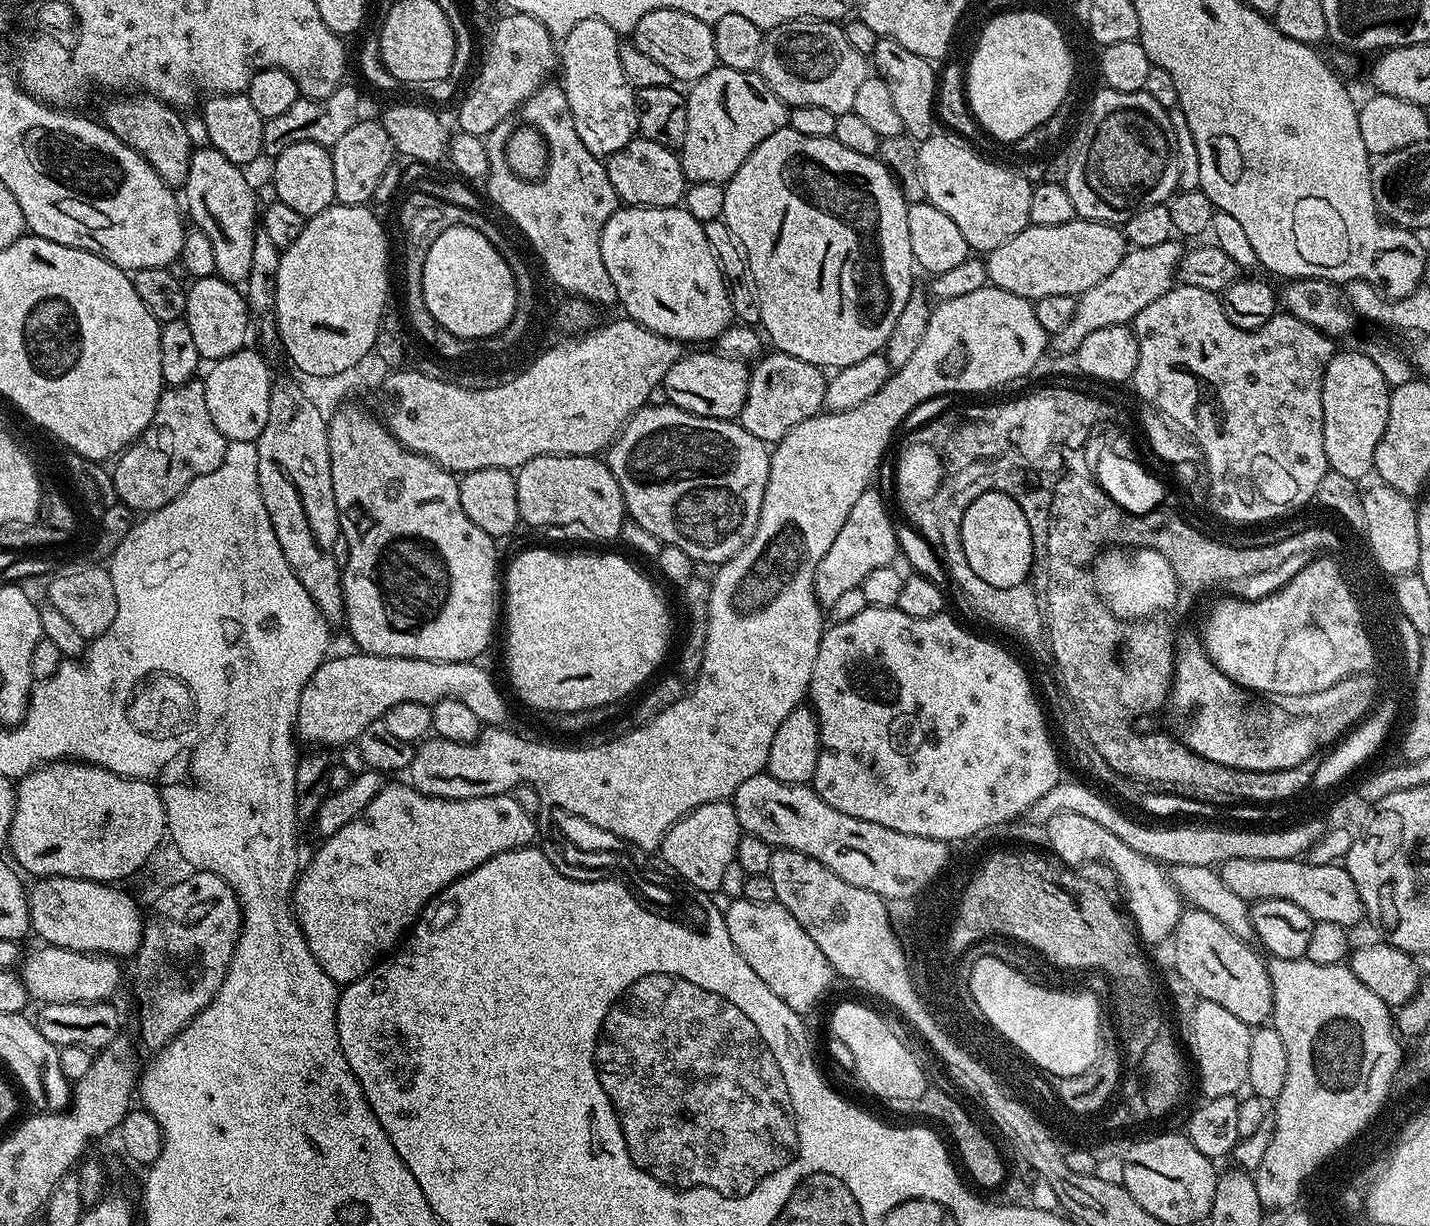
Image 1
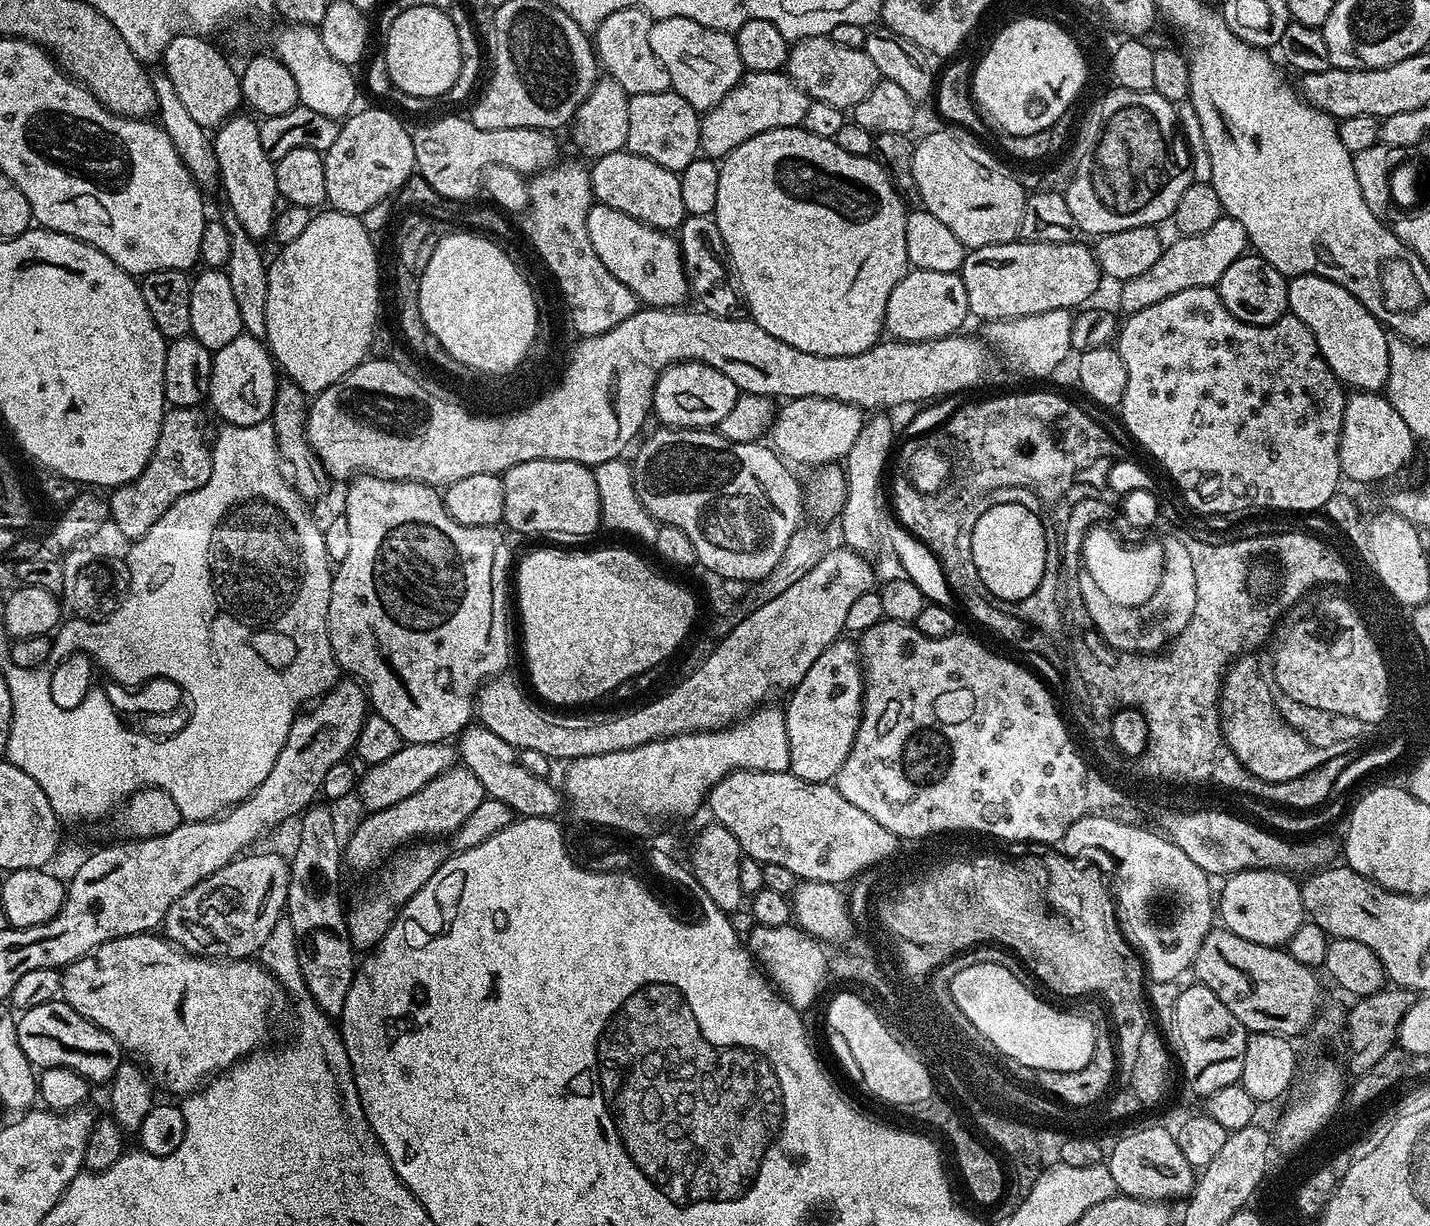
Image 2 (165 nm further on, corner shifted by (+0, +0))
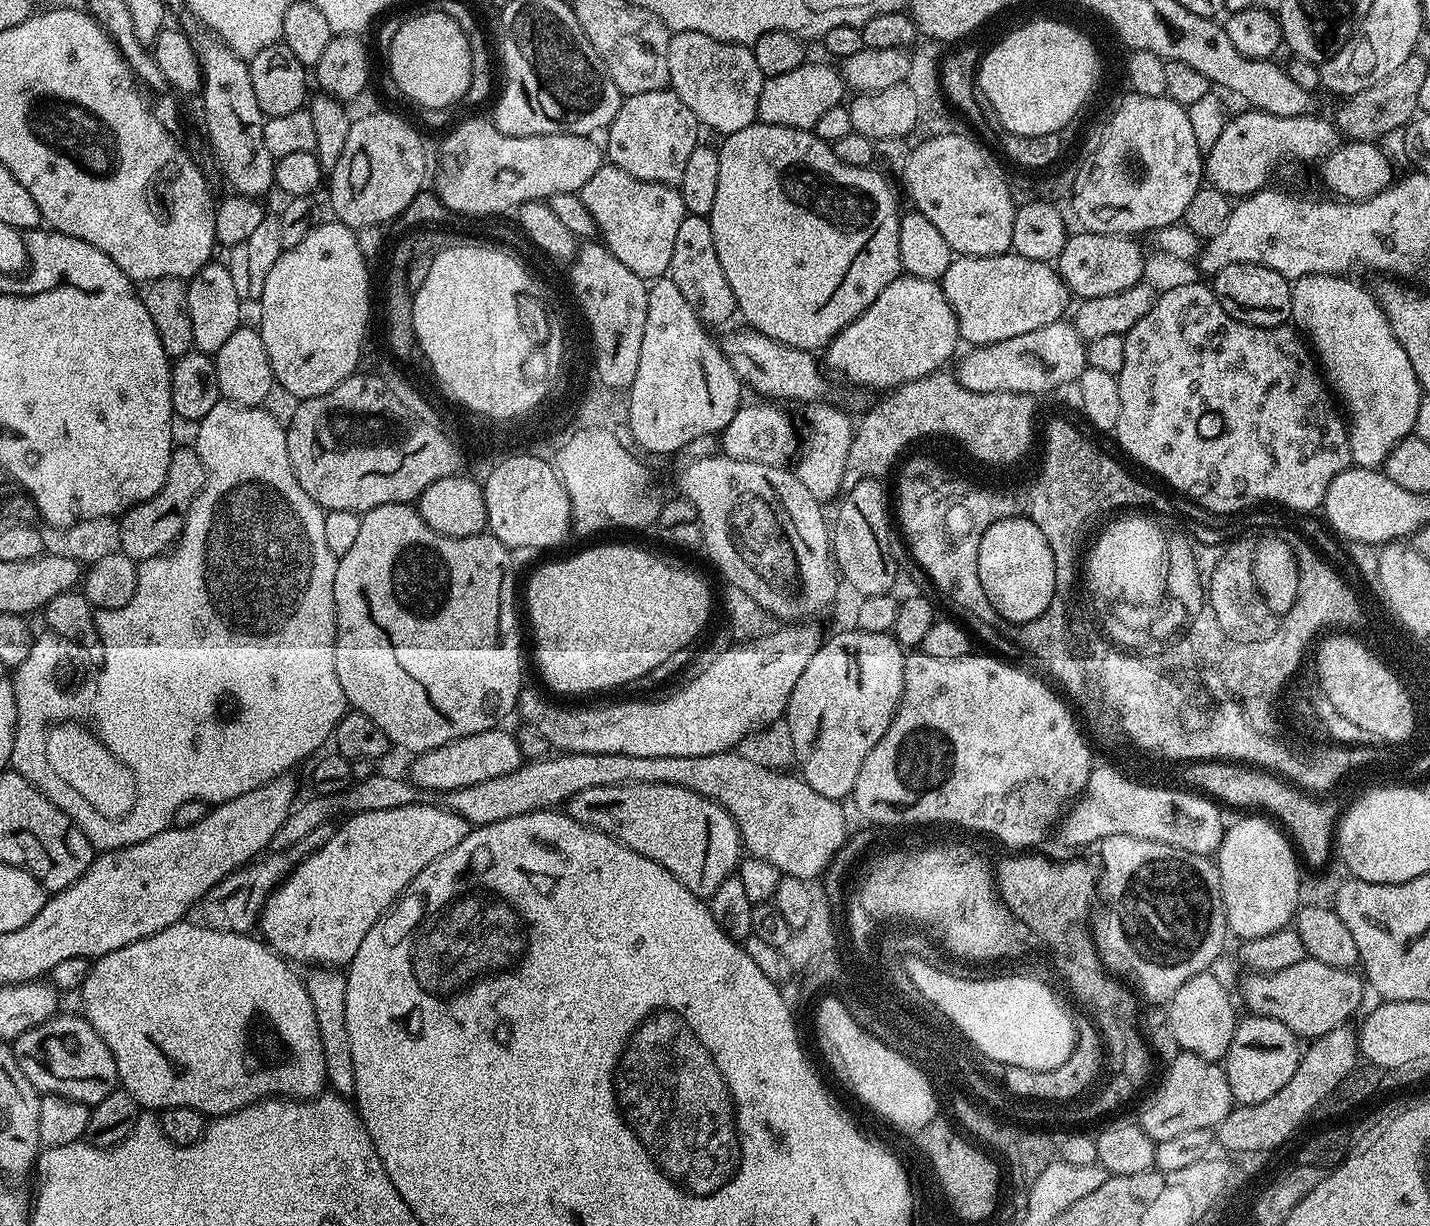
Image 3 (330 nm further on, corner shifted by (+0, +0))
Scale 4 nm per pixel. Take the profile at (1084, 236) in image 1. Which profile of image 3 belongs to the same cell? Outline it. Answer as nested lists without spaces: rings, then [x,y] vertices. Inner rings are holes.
[[[1009,250],[1003,252],[1001,256],[961,256],[957,255],[951,266],[946,270],[942,287],[946,298],[950,302],[950,306],[956,315],[958,322],[958,330],[960,331],[961,341],[968,346],[979,346],[981,344],[993,344],[994,342],[1002,342],[1006,338],[1018,338],[1018,334],[1030,334],[1030,330],[1038,330],[1047,324],[1053,324],[1054,321],[1061,319],[1065,315],[1064,311],[1068,308],[1068,300],[1070,301],[1070,293],[1066,282],[1060,277],[1059,271],[1049,262],[1034,262],[1030,258],[1022,258],[1016,255],[1015,252]]]

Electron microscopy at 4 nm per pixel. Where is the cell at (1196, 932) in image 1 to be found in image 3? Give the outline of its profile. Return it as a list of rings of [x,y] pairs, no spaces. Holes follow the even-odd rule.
[[[1305,958],[1302,962],[1294,962],[1294,966],[1286,966],[1286,970],[1249,975],[1249,980],[1244,984],[1244,1004],[1249,1013],[1274,1018],[1274,1022],[1282,1022],[1290,1031],[1296,1033],[1297,1037],[1325,1036],[1330,1034],[1330,1030],[1345,1027],[1349,1023],[1348,1019],[1359,1010],[1360,1003],[1364,1000],[1366,984],[1359,975],[1356,977],[1356,974],[1350,968],[1335,968],[1326,966],[1326,962]]]

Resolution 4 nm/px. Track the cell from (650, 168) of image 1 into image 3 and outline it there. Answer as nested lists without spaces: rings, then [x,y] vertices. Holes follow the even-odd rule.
[[[605,163],[578,195],[590,210],[590,218],[594,218],[599,239],[622,266],[634,270],[646,282],[659,280],[667,273],[670,254],[674,254],[674,237],[686,215],[679,187],[639,180]]]

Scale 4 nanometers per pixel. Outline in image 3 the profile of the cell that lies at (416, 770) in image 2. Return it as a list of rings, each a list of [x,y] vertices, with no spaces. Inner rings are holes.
[[[497,726],[443,744],[429,752],[413,755],[412,773],[410,773],[412,783],[417,784],[419,788],[434,790],[439,794],[450,790],[462,790],[466,786],[478,786],[478,782],[490,782],[490,778],[498,778],[502,774],[518,770],[522,763],[518,742],[511,731],[503,732],[502,729],[503,727]]]

